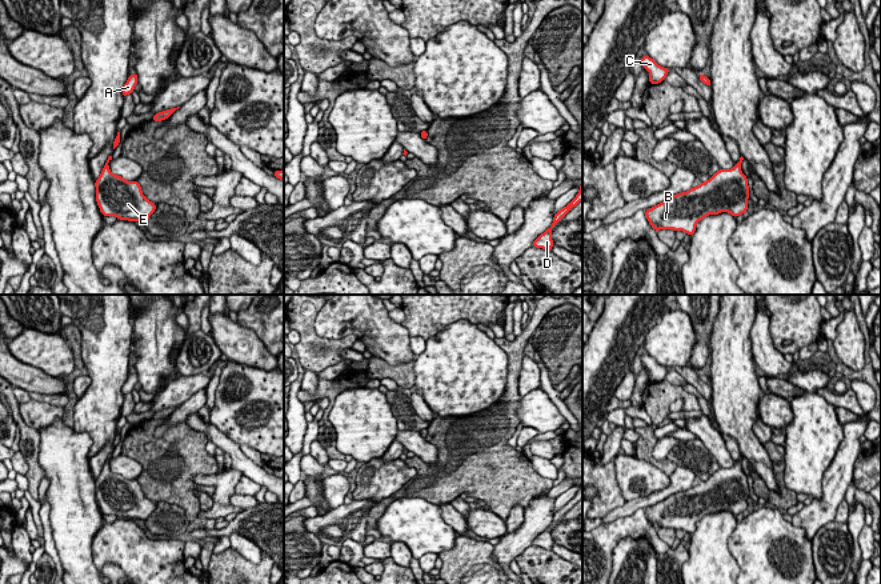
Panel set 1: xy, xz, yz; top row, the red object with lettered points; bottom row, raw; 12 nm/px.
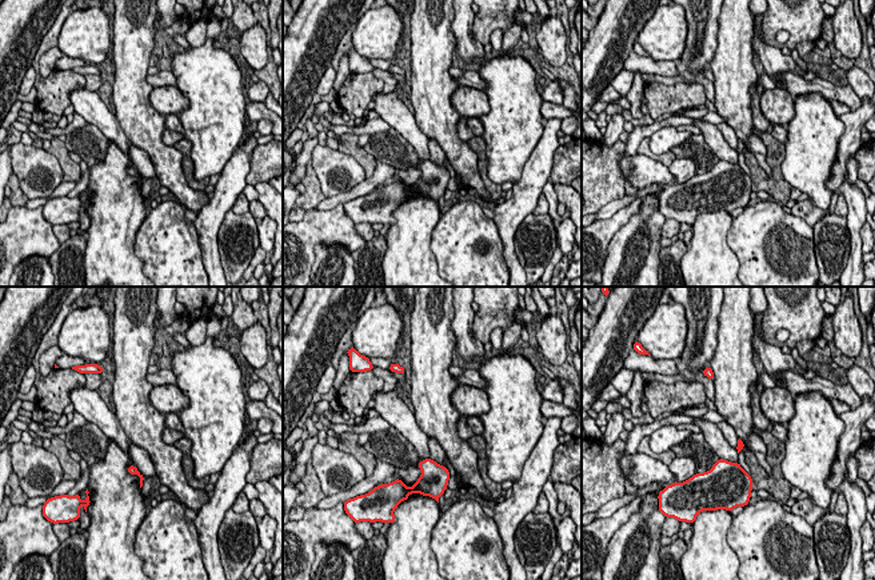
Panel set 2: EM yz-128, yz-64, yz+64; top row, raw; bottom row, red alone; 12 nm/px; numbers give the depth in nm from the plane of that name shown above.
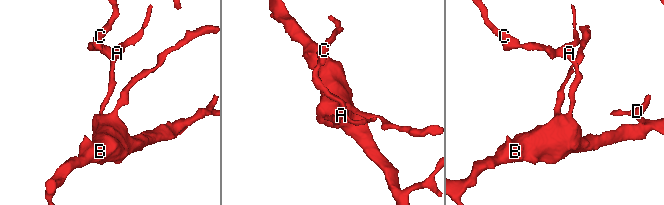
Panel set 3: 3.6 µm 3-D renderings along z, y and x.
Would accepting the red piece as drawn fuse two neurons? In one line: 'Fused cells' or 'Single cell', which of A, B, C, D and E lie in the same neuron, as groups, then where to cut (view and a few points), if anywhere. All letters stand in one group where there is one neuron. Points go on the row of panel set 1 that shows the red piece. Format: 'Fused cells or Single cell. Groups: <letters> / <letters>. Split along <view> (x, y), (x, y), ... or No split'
Single cell. Groups: A B C D E. No split

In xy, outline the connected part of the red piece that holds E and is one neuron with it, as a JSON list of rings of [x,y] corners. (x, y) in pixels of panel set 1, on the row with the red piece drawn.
[[[112,156],[95,181],[96,201],[101,215],[115,216],[119,220],[147,221],[156,211],[156,204],[143,195],[139,181],[128,181],[113,175],[108,165],[111,160]]]

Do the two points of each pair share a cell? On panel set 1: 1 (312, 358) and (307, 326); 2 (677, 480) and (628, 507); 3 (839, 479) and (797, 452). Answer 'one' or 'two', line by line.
1: one
2: one
3: two

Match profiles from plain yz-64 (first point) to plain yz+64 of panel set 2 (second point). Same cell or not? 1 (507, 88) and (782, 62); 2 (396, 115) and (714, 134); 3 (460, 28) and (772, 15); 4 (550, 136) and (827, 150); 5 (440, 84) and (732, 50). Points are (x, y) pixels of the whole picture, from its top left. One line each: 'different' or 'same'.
1: different
2: same
3: different
4: different
5: same

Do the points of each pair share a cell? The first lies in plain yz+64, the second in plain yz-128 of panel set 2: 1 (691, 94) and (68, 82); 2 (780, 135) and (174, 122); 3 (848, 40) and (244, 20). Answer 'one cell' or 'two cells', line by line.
1: one cell
2: one cell
3: two cells

